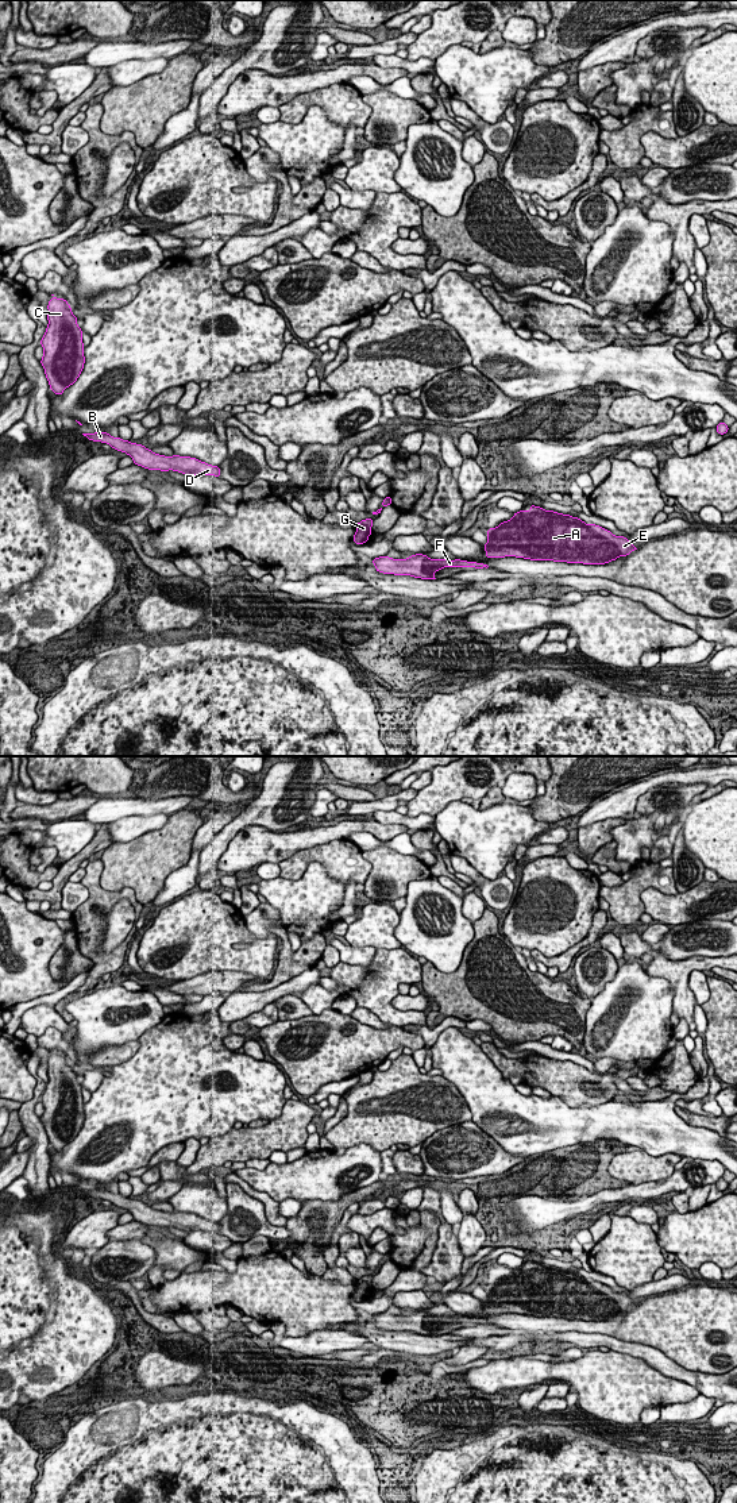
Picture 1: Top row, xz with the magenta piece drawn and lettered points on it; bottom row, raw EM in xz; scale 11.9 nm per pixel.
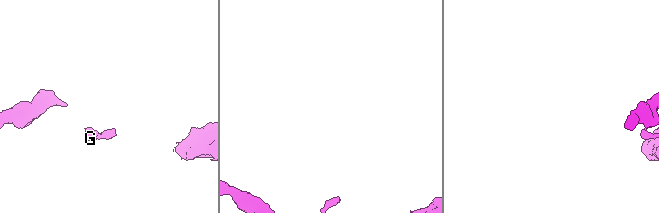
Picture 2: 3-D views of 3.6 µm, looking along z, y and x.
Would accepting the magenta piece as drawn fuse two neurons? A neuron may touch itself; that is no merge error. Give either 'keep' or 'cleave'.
keep

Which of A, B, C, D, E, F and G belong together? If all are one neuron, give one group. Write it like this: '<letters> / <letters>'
A B C D E F G

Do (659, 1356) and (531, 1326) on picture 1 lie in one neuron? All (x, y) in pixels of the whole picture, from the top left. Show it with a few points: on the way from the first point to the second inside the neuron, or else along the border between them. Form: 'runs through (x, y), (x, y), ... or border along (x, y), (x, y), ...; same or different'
border along (587, 1332), (543, 1332), (537, 1334); different

